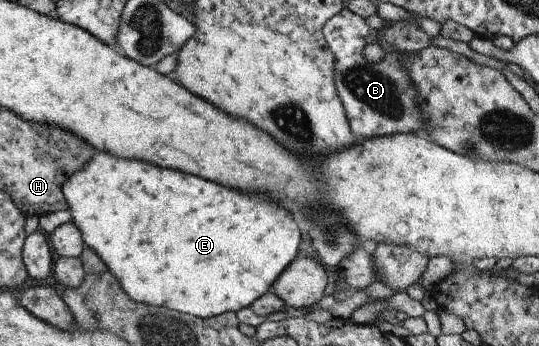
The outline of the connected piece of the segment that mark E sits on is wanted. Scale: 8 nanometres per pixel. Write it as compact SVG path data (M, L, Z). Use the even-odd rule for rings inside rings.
M94 152L92 158L80 170L77 170L64 180L61 191L70 210L71 221L78 228L82 242L90 248L100 260L104 263L106 271L110 272L122 292L132 302L152 305L155 307L166 307L170 310L197 316L207 319L223 312L238 312L241 308L246 308L256 300L258 296L262 296L264 292L268 292L270 284L276 277L295 259L298 250L298 242L300 242L301 233L298 231L296 222L292 220L292 215L288 214L280 204L276 204L274 200L270 200L266 194L246 194L246 192L238 192L231 188L224 188L219 184L190 174L182 174L178 170L168 170L167 168L156 168L153 164L146 162L138 162L138 160L126 160L123 158L114 158L106 152Z

